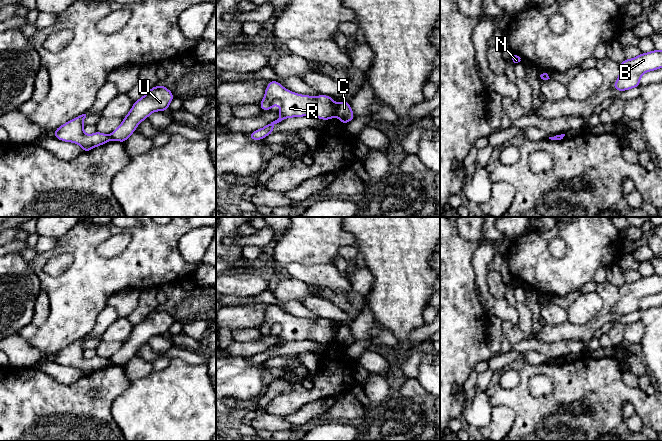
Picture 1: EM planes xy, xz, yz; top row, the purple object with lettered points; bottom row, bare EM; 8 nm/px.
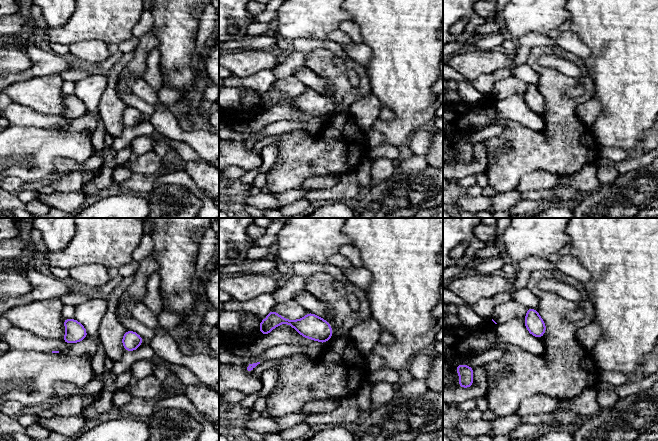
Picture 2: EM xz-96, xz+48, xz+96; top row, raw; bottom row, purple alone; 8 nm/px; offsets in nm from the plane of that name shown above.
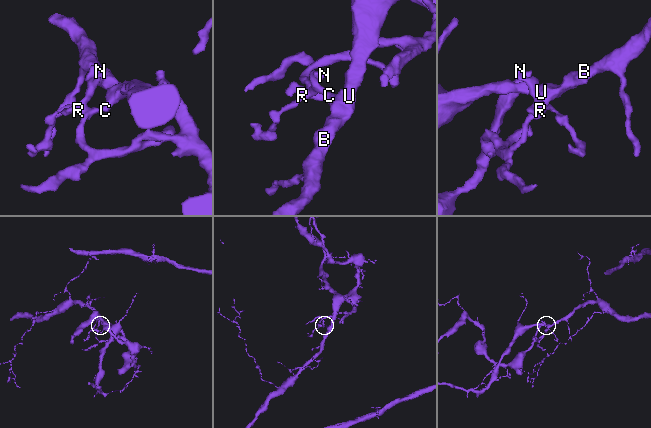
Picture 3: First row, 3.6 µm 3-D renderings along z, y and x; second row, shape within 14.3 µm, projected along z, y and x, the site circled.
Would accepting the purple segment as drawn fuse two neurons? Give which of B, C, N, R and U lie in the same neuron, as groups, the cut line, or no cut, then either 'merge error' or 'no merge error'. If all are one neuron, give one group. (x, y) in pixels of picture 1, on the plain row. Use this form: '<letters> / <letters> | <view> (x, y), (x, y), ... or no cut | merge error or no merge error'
B C U / N R | xz (334, 329), (335, 339) | merge error

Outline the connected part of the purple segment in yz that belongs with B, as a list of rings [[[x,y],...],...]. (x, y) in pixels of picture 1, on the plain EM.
[[[654,273],[649,277],[641,277],[633,283],[619,287],[618,291],[619,301],[613,312],[621,316],[638,311],[644,297],[662,292],[662,275]]]

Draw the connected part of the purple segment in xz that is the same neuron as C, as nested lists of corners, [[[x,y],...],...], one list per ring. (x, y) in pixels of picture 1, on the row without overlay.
[[[348,325],[339,326],[335,329],[335,340],[343,348],[347,348],[355,342]]]

